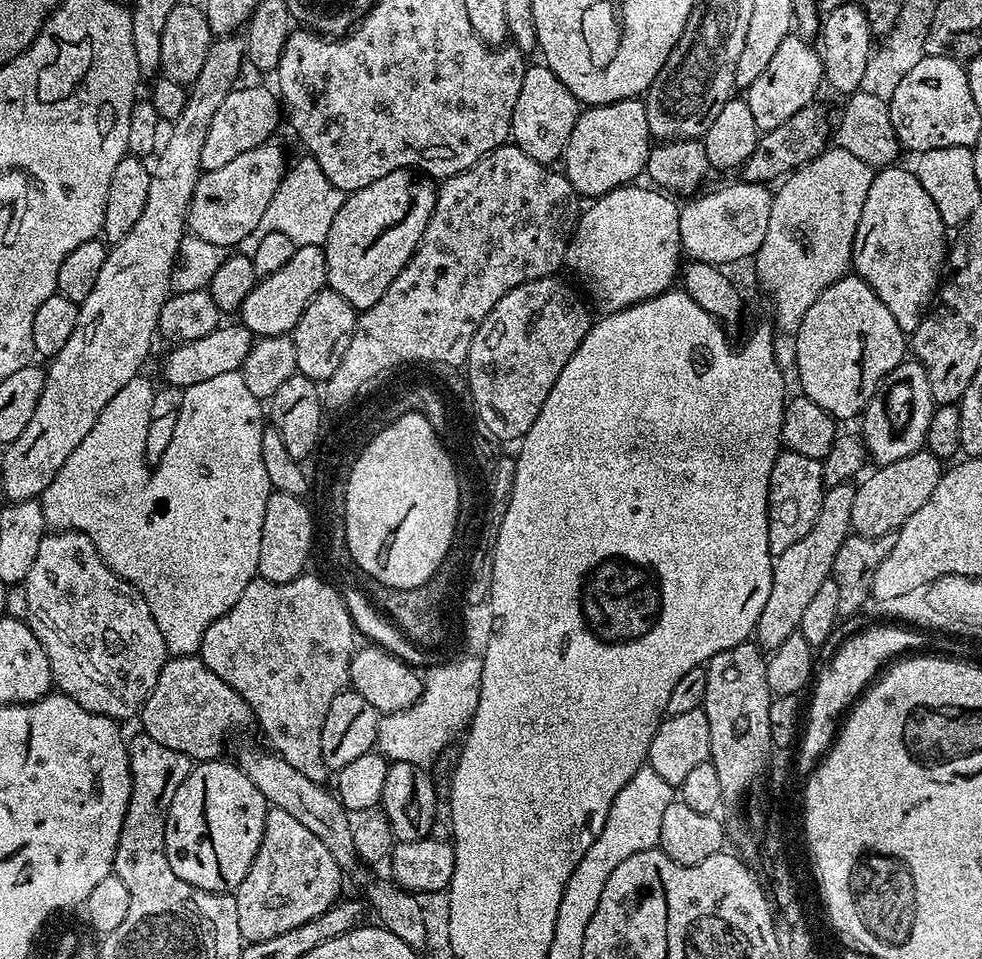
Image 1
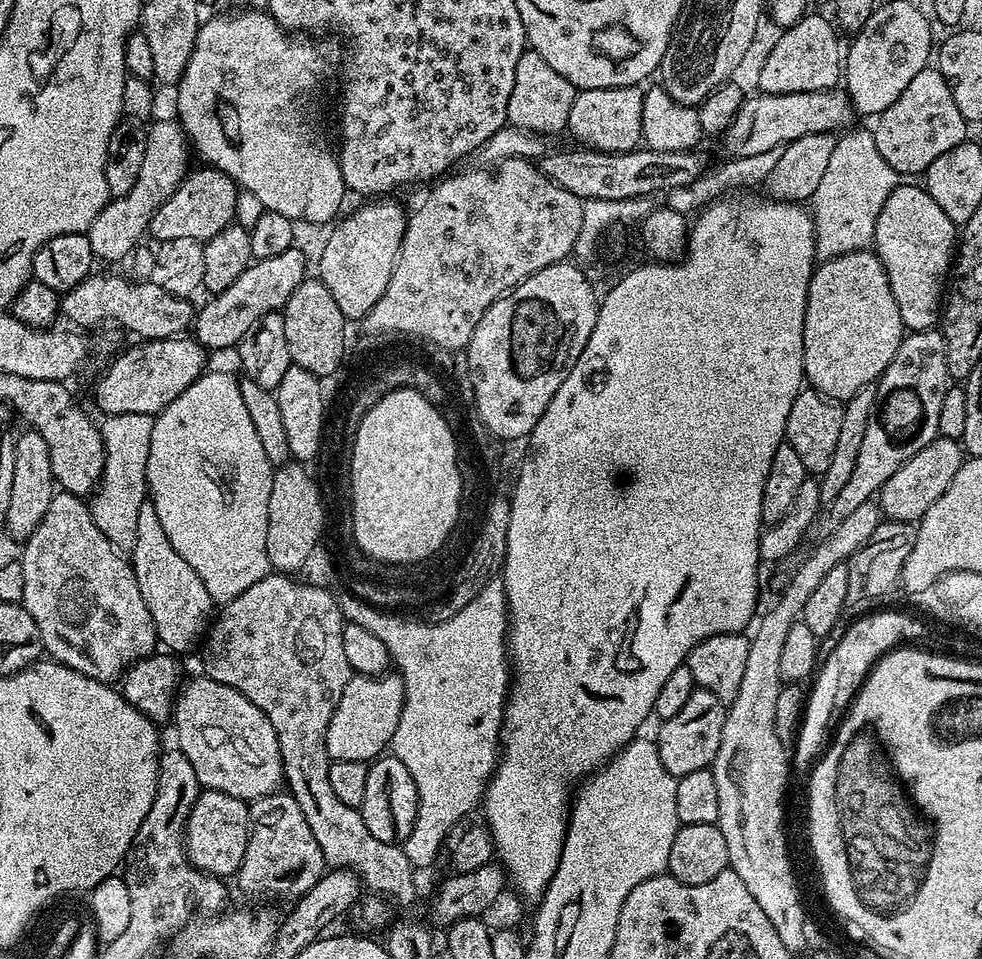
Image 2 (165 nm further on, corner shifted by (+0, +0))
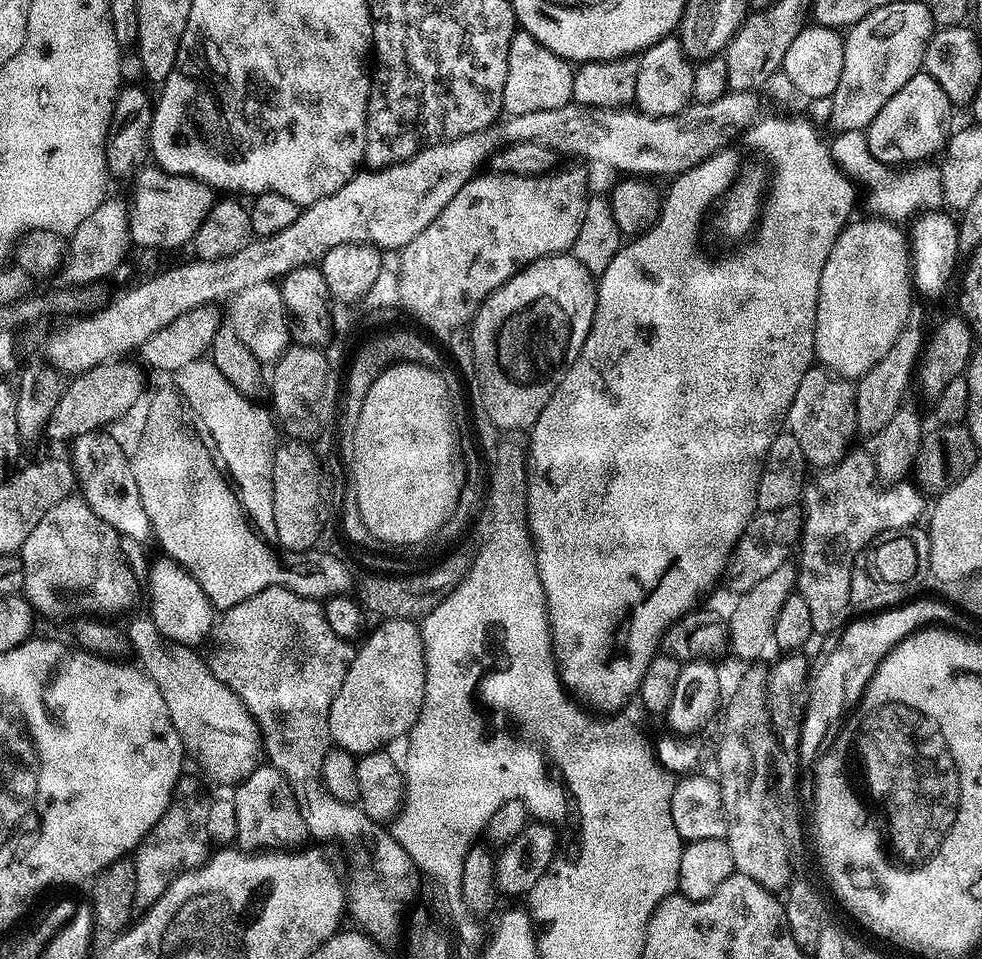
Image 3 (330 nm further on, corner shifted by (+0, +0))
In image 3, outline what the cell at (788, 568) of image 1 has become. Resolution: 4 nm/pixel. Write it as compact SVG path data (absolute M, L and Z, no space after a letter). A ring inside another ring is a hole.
M912 311L908 315L906 326L902 326L902 334L894 338L894 346L886 350L886 354L875 366L868 371L865 376L859 377L855 381L856 390L856 427L861 433L869 432L875 434L886 426L898 414L898 410L906 402L904 396L908 392L908 387L912 384L912 375L917 375L918 365L922 360L920 347L924 344L924 320L919 316L919 311Z

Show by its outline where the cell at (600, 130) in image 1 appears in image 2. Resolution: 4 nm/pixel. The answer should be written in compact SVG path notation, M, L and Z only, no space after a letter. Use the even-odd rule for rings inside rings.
M641 85L621 88L586 88L577 91L574 106L570 106L567 131L572 132L573 141L594 148L598 152L631 152L642 140L642 102L645 89Z

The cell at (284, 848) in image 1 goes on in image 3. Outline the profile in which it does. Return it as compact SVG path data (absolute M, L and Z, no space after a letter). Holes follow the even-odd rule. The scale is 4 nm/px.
M256 767L245 780L235 785L233 792L236 793L231 793L230 799L238 818L235 843L240 851L296 850L309 839L306 822L302 822L302 810L298 810L298 798L294 798L290 782L286 782L284 775L276 768Z

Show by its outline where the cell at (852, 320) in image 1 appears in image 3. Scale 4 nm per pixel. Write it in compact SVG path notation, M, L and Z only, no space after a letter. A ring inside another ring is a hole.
M871 218L872 220L853 219L838 234L834 246L830 250L830 258L826 258L826 266L822 266L822 278L818 282L818 306L816 307L816 325L814 326L814 346L816 347L816 360L829 372L835 372L836 375L845 378L859 378L865 376L877 362L894 346L894 338L902 334L902 326L906 326L908 315L914 311L912 296L914 297L914 277L912 275L912 258L910 255L910 240L899 223L886 220L883 218Z

